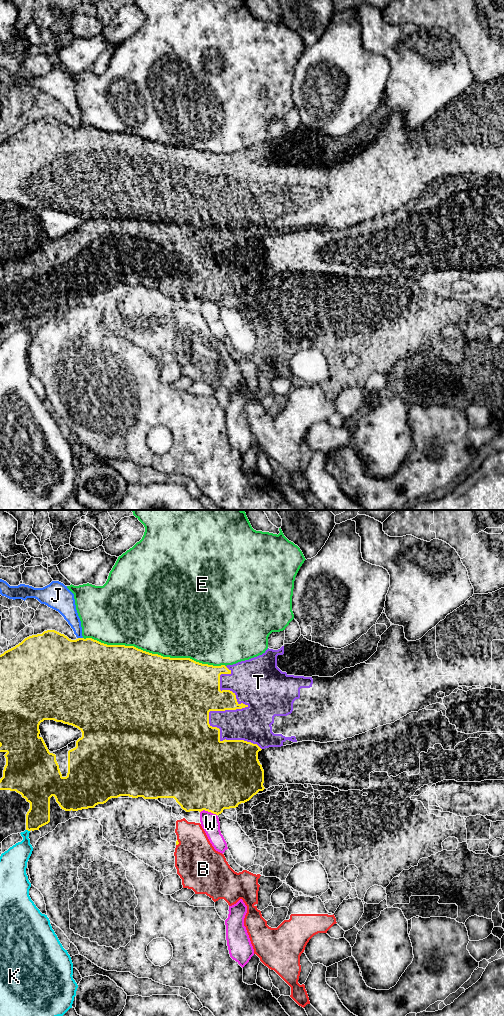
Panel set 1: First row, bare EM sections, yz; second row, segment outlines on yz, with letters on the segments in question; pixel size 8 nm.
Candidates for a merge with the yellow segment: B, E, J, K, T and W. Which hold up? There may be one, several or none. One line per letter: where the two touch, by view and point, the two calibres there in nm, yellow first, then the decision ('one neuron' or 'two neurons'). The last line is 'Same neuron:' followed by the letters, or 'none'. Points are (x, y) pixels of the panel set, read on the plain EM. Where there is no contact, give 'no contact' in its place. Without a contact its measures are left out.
B: meets yellow in yz at (178, 330); 20 nm thick on the yellow side, 360 nm on the other; two neurons
E: meets yellow in yz at (154, 142); 500 nm thick on the yellow side, 480 nm on the other; two neurons
J: meets yellow in yz at (80, 126); 500 nm thick on the yellow side, 130 nm on the other; two neurons
K: meets yellow in yz at (28, 318); 180 nm thick on the yellow side, 190 nm on the other; two neurons
T: meets yellow in yz at (221, 198); 380 nm thick on the yellow side, 260 nm on the other; one neuron
W: meets yellow in yz at (208, 299); 500 nm thick on the yellow side, 150 nm on the other; two neurons
Same neuron: T

